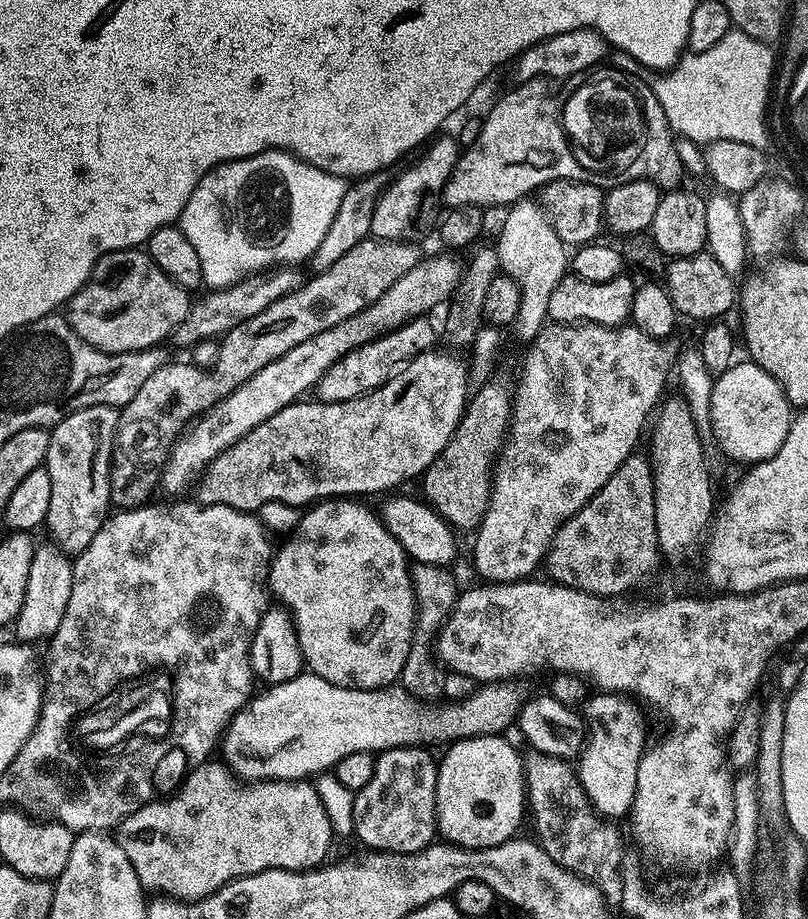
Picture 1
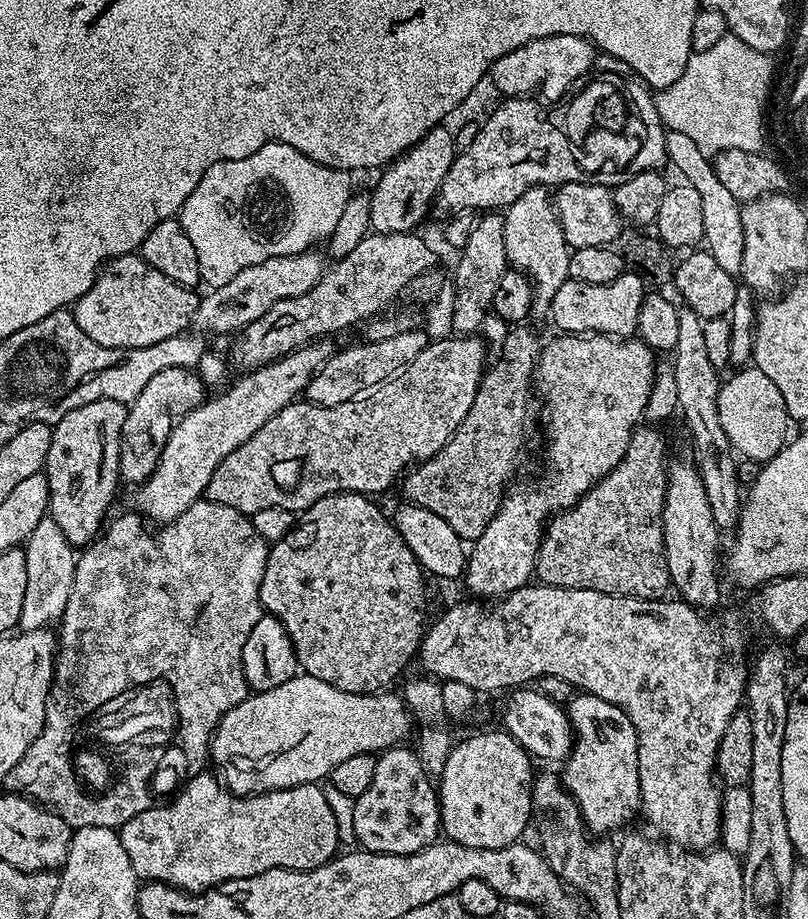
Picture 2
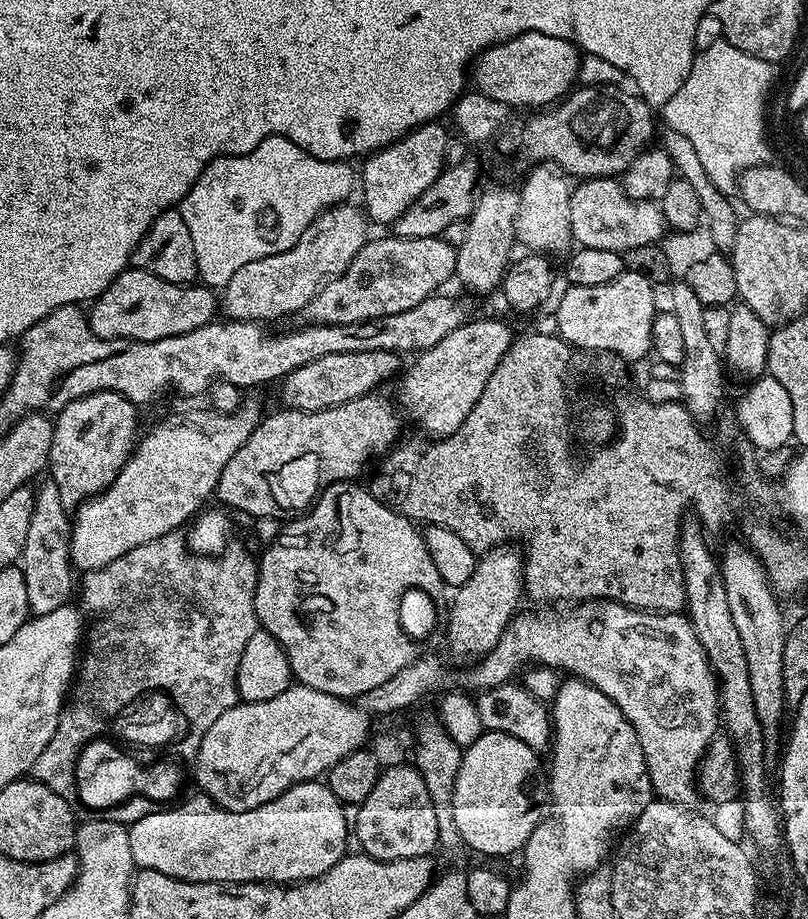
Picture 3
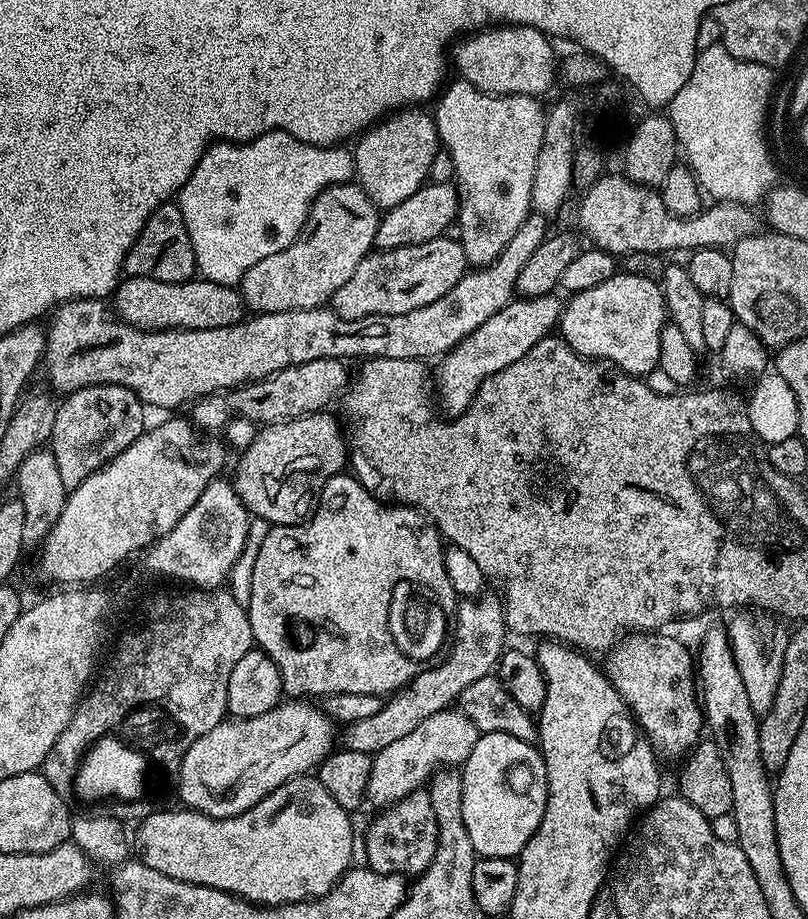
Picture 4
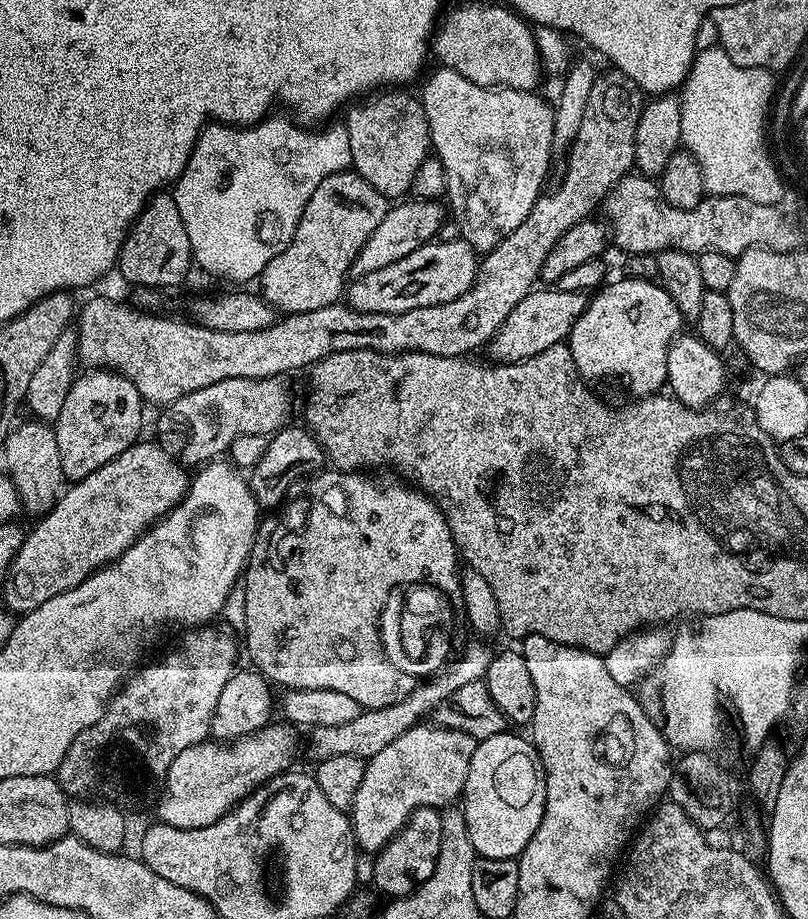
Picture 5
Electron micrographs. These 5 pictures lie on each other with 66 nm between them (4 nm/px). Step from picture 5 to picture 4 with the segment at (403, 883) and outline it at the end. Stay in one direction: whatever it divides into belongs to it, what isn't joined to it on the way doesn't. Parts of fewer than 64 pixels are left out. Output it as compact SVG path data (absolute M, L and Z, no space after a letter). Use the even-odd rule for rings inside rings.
M427 791L412 792L397 804L392 804L379 813L380 816L362 836L367 867L378 874L415 878L427 870L438 846L438 826L434 818L434 806L430 806Z

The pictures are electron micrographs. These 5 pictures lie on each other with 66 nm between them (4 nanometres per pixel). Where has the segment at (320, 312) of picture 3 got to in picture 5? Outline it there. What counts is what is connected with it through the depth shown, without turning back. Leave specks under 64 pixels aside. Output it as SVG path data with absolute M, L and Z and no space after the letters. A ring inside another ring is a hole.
M437 239L414 250L414 254L406 254L406 258L398 258L398 262L390 262L390 266L382 266L380 270L370 270L370 274L355 277L347 285L346 303L356 312L396 316L399 312L418 310L422 306L454 302L454 298L466 294L466 290L470 290L476 281L477 267L478 254L465 240Z

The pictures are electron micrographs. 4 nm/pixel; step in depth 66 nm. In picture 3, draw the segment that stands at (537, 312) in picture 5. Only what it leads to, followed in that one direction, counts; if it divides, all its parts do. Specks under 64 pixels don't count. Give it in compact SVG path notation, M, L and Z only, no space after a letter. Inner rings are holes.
M469 319L458 330L446 334L438 346L430 346L425 352L419 353L412 364L412 369L408 373L403 373L404 381L400 384L400 400L404 403L404 412L421 428L423 435L428 438L439 438L454 434L462 422L466 422L466 414L474 410L474 402L482 398L482 390L494 374L498 362L510 350L514 332L511 332L500 320L472 320Z

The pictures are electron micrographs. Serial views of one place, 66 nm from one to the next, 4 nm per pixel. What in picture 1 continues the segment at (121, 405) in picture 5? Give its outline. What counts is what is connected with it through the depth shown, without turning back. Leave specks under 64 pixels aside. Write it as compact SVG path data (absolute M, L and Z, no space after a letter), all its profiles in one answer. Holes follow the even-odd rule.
M108 404L86 406L62 418L62 422L58 422L48 433L50 446L46 450L43 467L47 468L50 474L50 510L46 514L44 524L52 535L51 543L68 558L79 556L82 550L86 550L86 546L90 546L90 542L94 542L94 534L98 534L98 530L110 515L112 443L119 421L119 411Z

